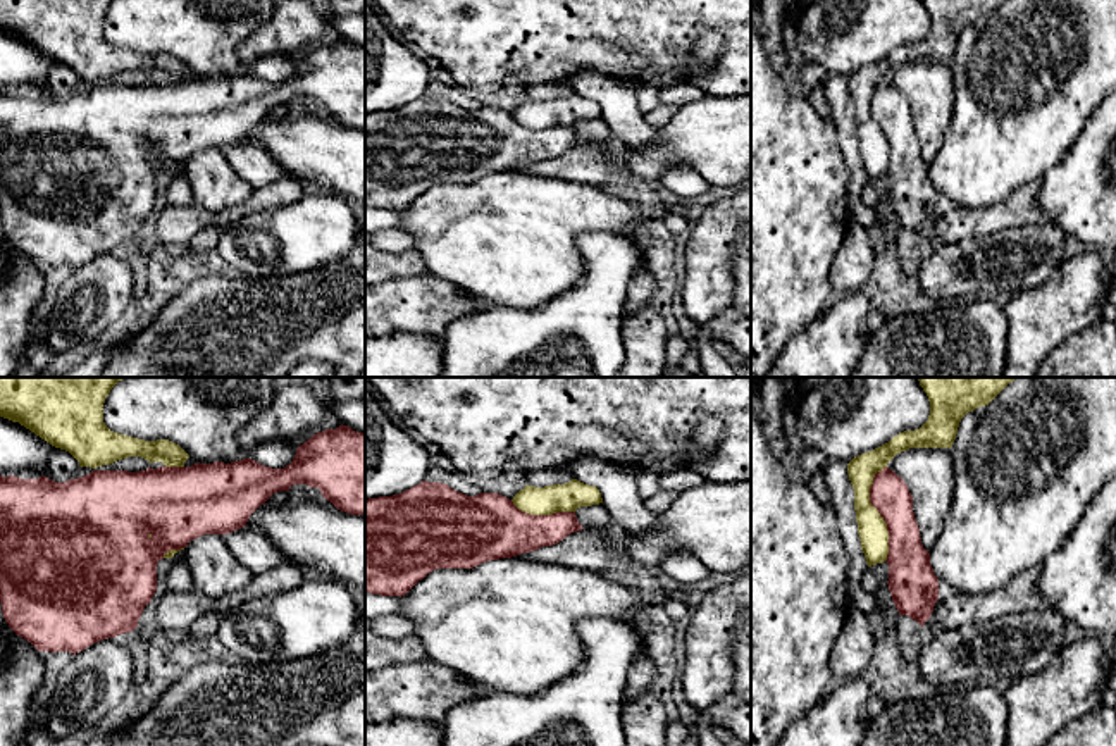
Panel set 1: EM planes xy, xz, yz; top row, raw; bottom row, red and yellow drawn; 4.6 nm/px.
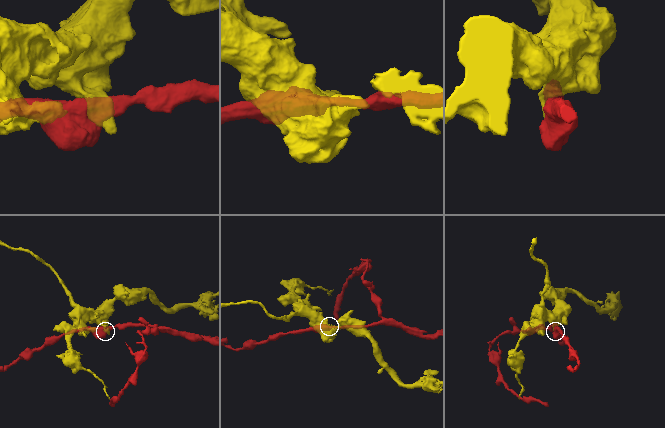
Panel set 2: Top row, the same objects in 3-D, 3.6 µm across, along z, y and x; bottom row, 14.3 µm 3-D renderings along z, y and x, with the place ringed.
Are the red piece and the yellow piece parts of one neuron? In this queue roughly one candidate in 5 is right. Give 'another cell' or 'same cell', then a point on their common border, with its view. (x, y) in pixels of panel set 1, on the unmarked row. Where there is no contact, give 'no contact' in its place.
another cell | yz (879, 126)

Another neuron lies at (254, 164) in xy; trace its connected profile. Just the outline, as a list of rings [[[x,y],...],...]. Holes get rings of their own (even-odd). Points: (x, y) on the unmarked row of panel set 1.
[[[248,140],[224,148],[224,157],[231,167],[253,186],[253,190],[286,176],[282,164],[279,164],[267,150]]]

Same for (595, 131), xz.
[[[603,117],[580,121],[575,124],[575,131],[584,143],[608,146],[615,143],[613,134]]]

